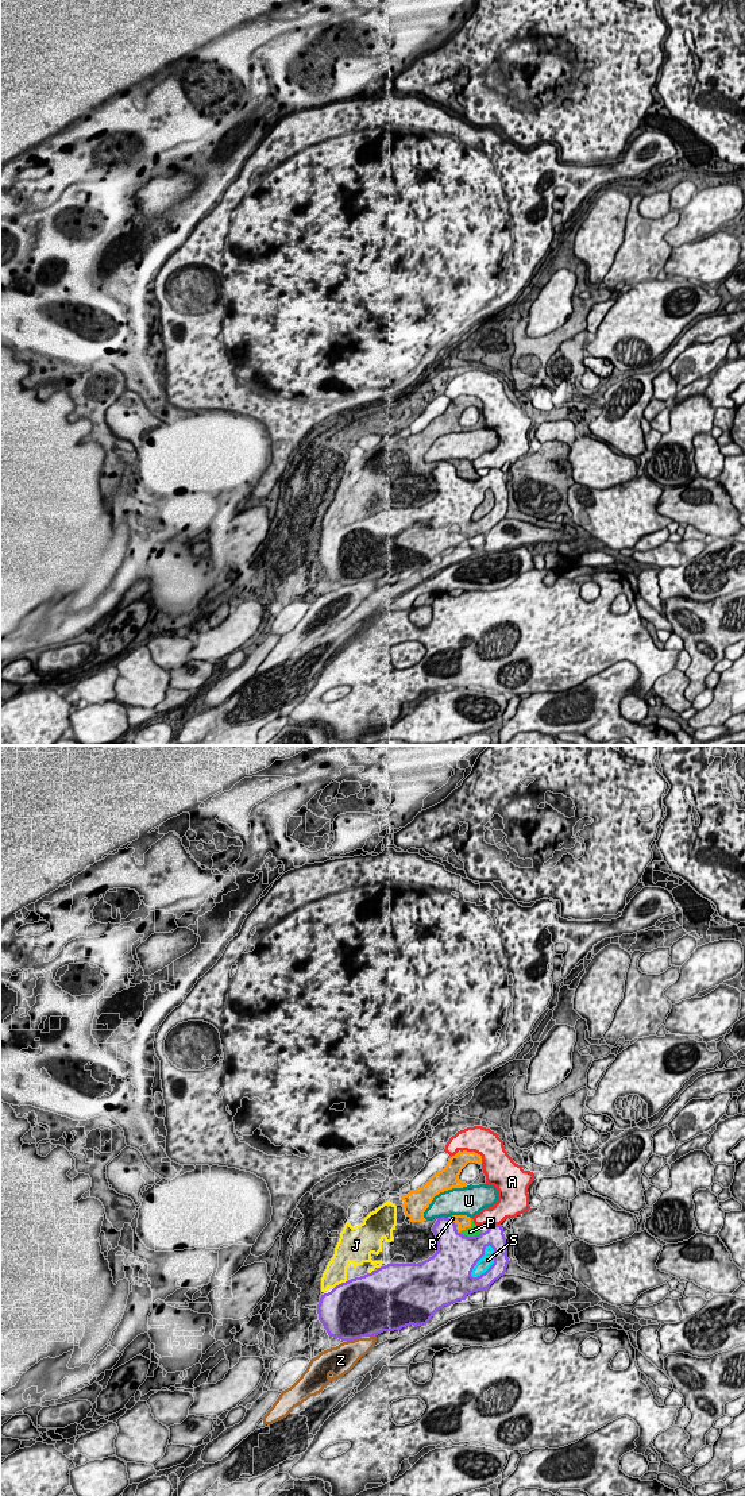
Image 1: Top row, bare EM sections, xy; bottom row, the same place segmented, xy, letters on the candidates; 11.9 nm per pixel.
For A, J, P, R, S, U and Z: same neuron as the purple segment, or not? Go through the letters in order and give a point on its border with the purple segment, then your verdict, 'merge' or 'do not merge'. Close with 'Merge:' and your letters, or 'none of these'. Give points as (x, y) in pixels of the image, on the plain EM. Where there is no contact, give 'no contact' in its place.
A: xy (494, 469) | merge
J: xy (339, 528) | do not merge
P: xy (470, 481) | do not merge
R: xy (452, 465) | do not merge
S: xy (478, 504) | do not merge
U: xy (442, 461) | do not merge
Z: xy (354, 582) | do not merge
Merge: A

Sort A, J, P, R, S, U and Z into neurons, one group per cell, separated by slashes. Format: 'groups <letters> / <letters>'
groups A / J P R / S U / Z

